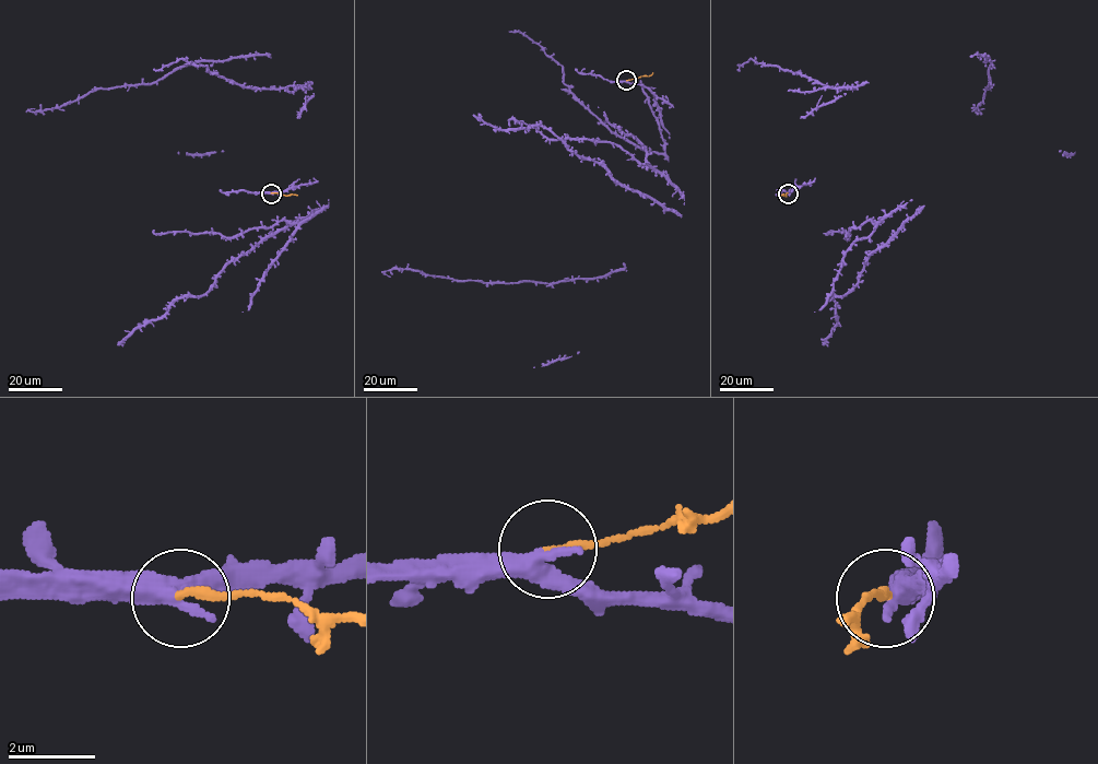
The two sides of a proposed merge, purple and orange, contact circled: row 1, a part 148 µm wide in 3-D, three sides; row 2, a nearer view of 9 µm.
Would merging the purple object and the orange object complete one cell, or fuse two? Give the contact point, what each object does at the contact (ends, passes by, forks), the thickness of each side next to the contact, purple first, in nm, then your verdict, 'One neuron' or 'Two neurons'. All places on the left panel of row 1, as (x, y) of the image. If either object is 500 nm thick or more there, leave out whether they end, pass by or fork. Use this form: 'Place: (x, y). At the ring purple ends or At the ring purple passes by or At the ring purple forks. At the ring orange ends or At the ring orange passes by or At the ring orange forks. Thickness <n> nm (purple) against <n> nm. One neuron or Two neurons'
Place: (271, 194). At the ring purple passes by. At the ring orange ends. Thickness 400 nm (purple) against 200 nm. Two neurons

